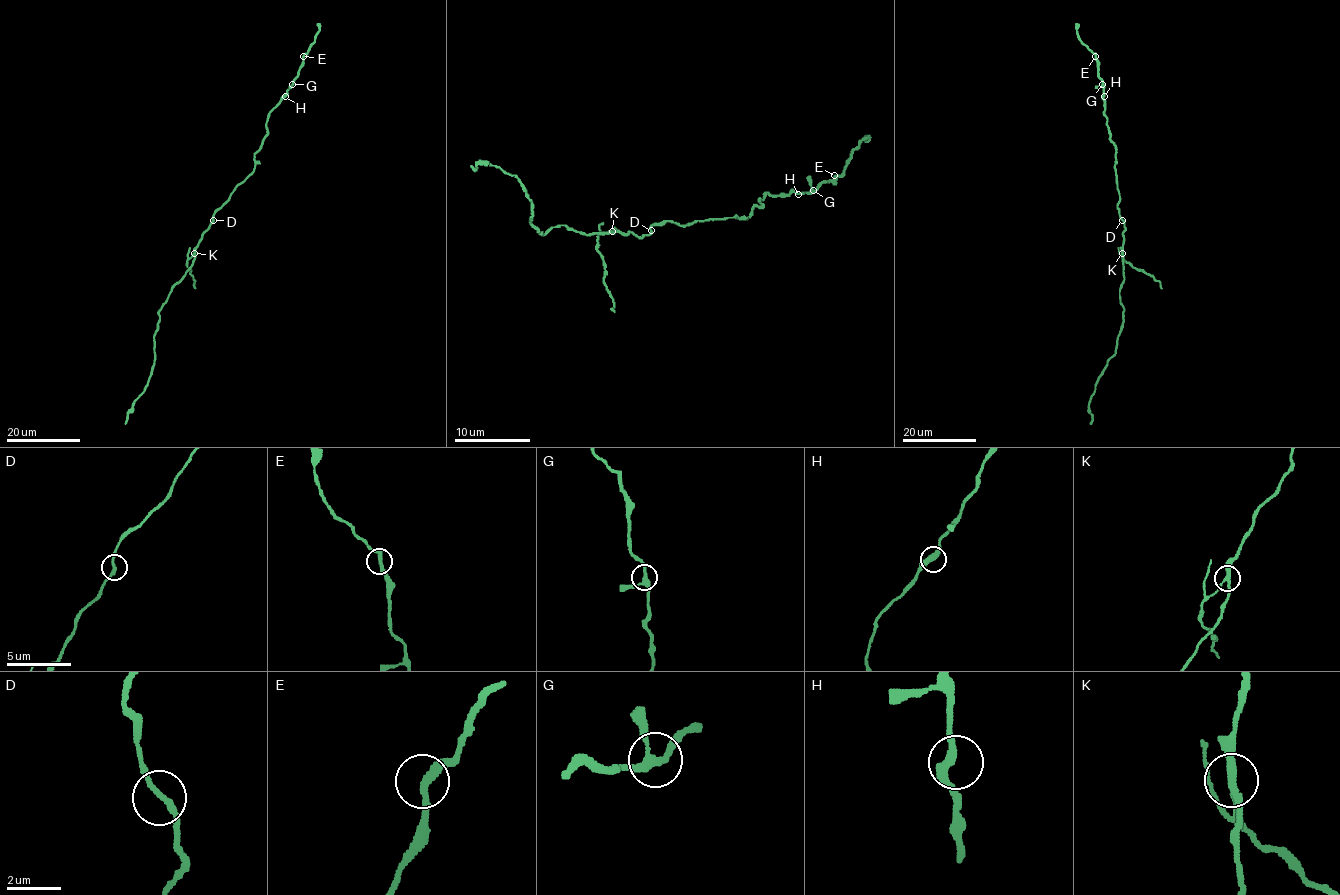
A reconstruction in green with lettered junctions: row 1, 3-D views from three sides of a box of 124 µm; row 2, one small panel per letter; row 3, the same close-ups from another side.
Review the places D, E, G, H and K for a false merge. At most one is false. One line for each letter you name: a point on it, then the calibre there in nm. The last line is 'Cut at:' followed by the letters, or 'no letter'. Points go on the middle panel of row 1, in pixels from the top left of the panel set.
K: (612, 231) | 240 nm
Cut at: K

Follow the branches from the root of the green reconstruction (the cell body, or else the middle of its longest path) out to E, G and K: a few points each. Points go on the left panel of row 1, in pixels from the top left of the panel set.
E: (213, 219), (233, 189), (253, 172), (254, 154), (267, 133), (268, 114), (297, 76), (303, 56)
G: (213, 219), (233, 189), (253, 172), (254, 154), (267, 133), (268, 114), (292, 84)
K: (213, 219), (194, 253)

